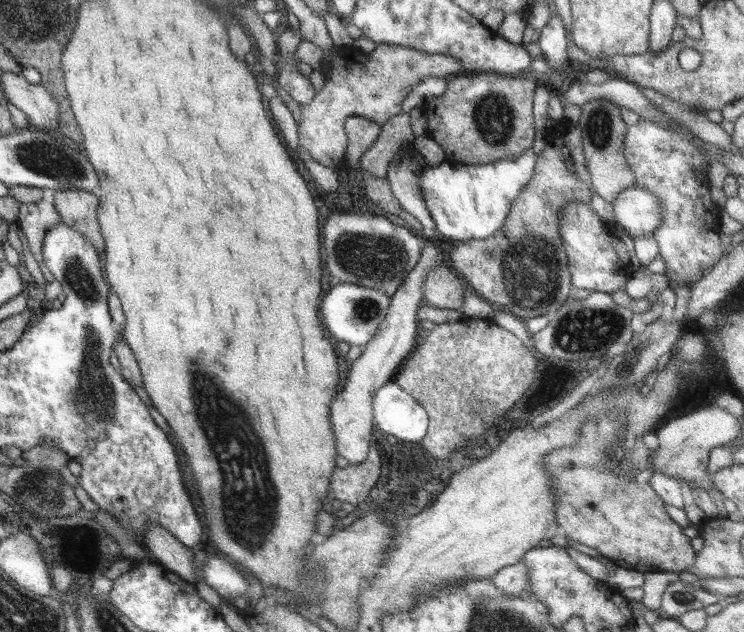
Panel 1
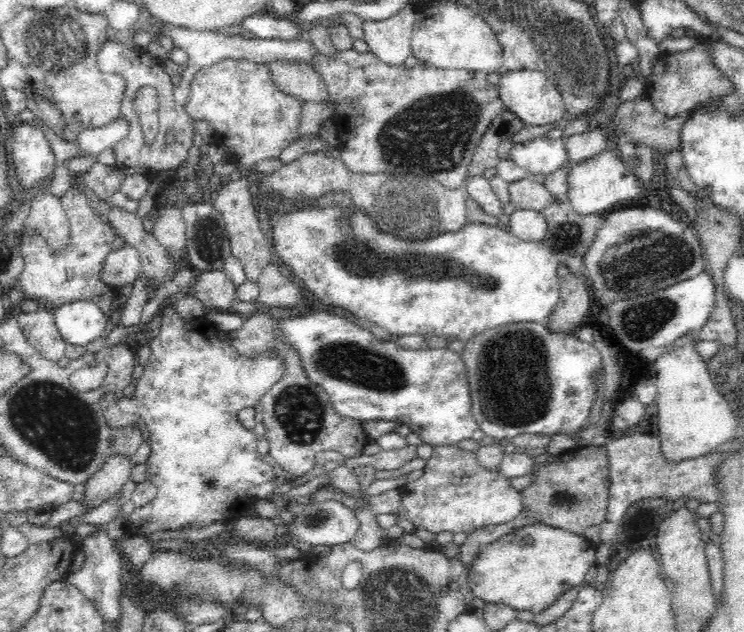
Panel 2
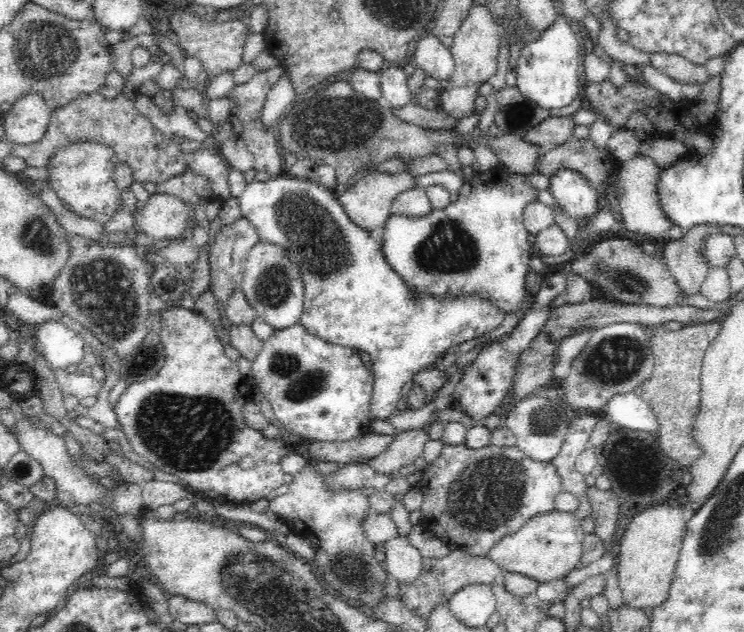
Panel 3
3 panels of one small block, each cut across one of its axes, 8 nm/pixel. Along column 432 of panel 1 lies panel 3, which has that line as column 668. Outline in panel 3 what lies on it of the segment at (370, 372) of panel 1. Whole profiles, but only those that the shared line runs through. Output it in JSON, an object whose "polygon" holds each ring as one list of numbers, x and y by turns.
{"polygon":[[697,225,684,231,680,240,670,240,664,248,660,248,659,256,685,296,699,293,706,281,710,267,702,258,700,244,712,234,712,225]]}

